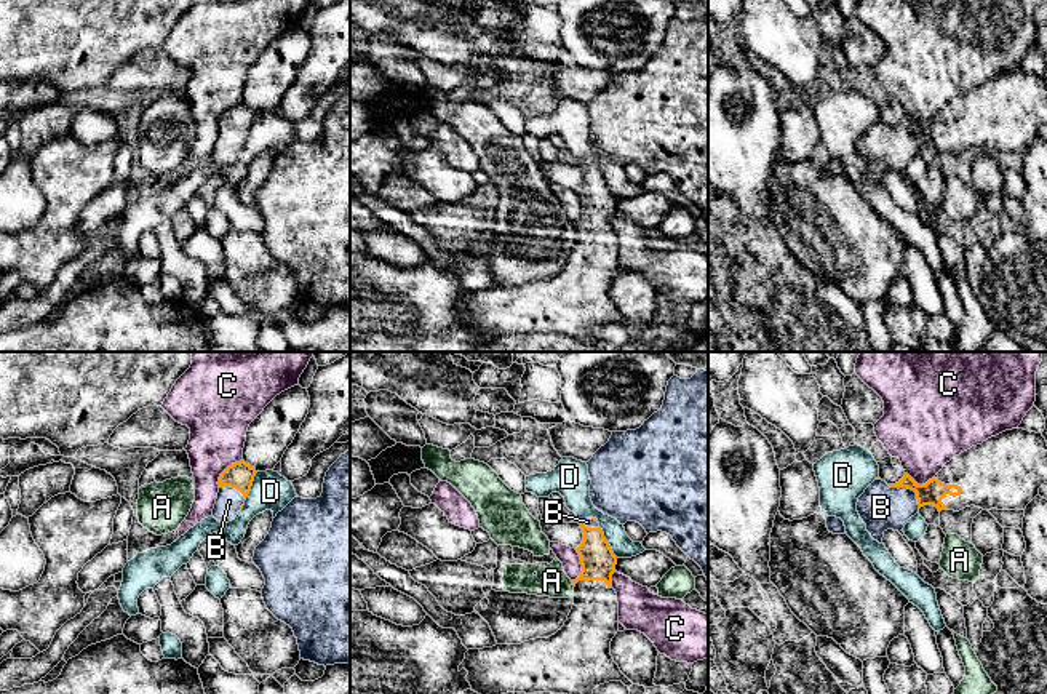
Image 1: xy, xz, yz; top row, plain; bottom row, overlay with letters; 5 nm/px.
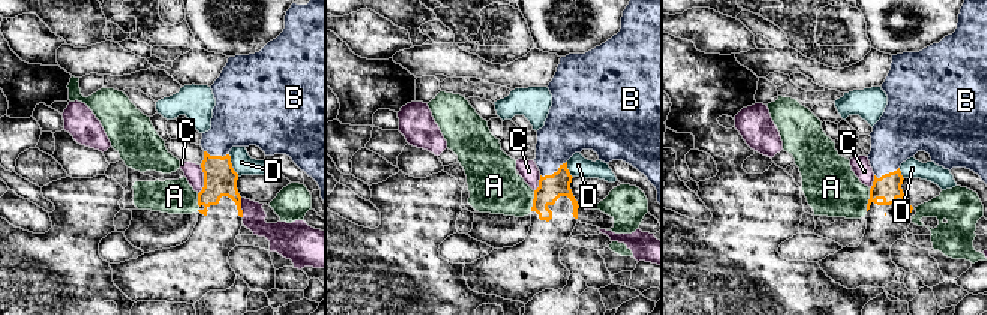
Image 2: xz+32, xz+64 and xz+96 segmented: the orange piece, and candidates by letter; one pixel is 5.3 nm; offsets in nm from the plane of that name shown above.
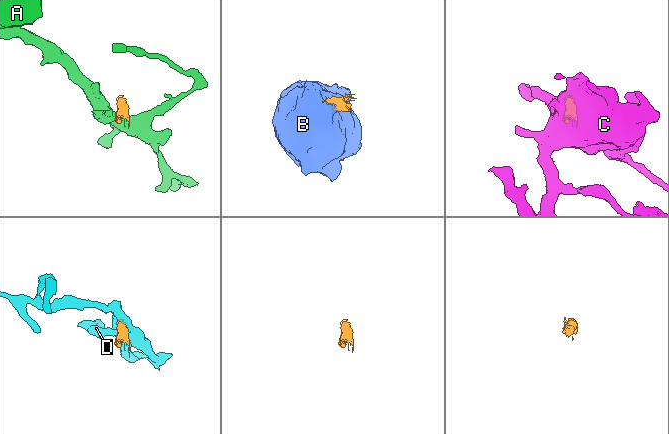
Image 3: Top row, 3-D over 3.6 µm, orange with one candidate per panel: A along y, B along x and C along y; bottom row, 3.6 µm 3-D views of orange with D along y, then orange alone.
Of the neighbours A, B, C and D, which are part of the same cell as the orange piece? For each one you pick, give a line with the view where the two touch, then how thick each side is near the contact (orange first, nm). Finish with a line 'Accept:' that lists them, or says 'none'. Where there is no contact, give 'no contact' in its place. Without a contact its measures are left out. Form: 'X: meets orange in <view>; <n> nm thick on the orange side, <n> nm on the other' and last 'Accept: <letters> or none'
B: meets orange in yz; 120 nm thick on the orange side, 220 nm on the other
Accept: B

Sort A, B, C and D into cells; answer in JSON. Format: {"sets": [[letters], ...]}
{"sets": [["A"], ["B"], ["C"], ["D"]]}

